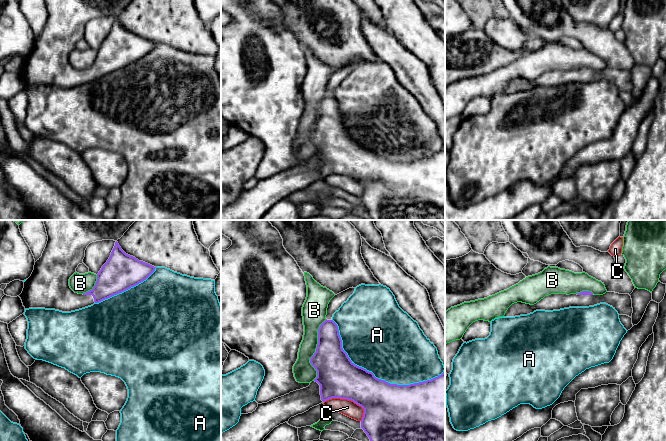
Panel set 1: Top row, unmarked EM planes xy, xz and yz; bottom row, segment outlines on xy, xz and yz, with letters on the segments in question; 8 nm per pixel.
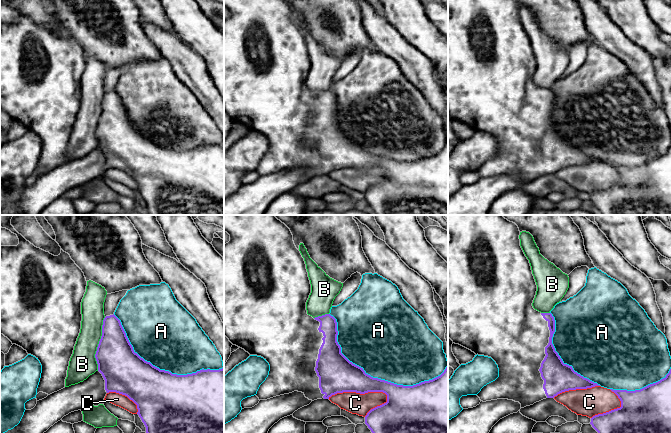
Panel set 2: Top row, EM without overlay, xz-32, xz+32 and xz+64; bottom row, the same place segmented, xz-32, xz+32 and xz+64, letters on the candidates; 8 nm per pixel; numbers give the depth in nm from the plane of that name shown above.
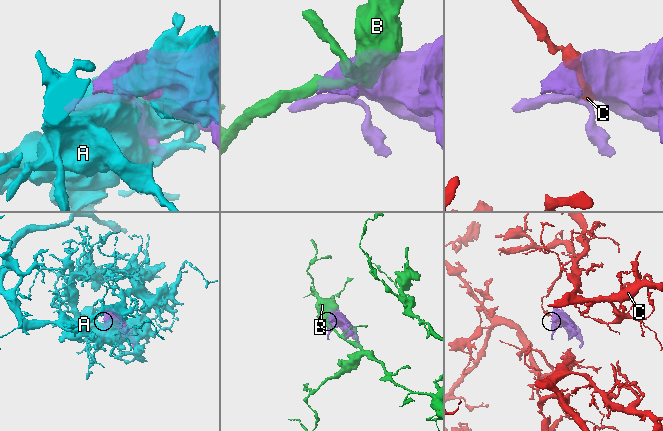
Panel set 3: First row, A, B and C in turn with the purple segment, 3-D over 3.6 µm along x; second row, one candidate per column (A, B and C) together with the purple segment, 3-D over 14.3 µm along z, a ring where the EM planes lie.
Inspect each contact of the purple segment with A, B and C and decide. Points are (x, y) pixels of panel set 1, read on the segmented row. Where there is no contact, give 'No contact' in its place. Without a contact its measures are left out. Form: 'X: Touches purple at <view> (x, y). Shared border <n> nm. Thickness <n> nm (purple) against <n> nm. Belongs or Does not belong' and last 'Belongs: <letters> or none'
A: Touches purple at xz (377, 378). Shared border 1000 nm. Thickness 380 nm (purple) against 480 nm. Does not belong
B: Touches purple at xz (316, 350). Shared border 500 nm. Thickness 320 nm (purple) against 170 nm. Does not belong
C: Touches purple at xz (349, 399). Shared border 340 nm. Thickness 320 nm (purple) against 130 nm. Does not belong
Belongs: none

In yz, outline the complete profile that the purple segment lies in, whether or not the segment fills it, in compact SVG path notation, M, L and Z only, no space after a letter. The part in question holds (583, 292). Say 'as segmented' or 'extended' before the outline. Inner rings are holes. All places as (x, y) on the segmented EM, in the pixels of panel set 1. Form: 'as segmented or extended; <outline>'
extended; M582 291L576 294L551 294L545 296L534 305L517 302L512 304L504 317L527 315L536 310L553 311L569 307L589 307L600 303L612 306L619 315L632 317L632 299L629 294L606 292L603 295L594 295L590 291Z

